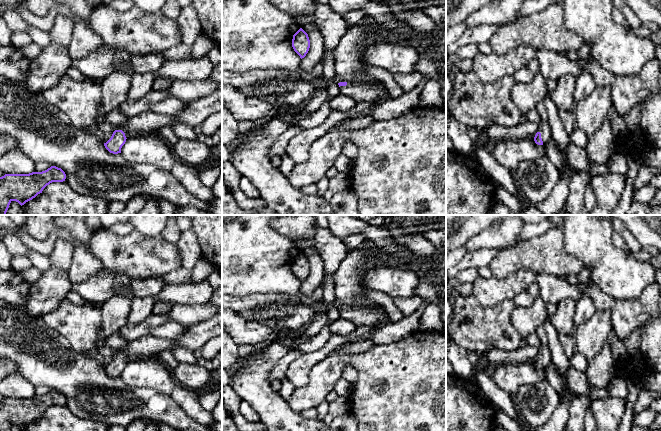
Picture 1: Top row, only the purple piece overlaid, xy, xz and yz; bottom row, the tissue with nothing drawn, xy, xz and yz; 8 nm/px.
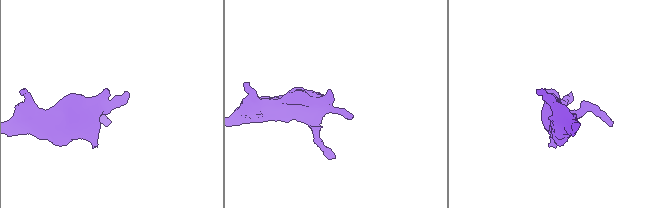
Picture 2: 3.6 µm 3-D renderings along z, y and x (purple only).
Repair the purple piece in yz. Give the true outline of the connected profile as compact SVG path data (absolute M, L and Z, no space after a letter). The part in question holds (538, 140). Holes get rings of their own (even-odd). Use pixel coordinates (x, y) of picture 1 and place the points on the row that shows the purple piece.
M541 121L538 124L538 130L534 137L534 141L538 145L546 144L550 139L551 136L551 129L548 122Z

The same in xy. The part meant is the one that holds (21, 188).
M56 166L42 172L5 174L0 177L0 215L6 215L12 201L22 206L42 193L50 183L63 182L65 179L65 172Z

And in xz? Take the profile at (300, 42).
M300 28L293 35L292 47L301 59L304 58L308 53L310 48L310 40L308 34L302 28Z

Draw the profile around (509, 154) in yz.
M534 138L516 141L494 141L492 156L503 167L514 171L524 161L547 155L545 144L538 145Z

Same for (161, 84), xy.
M158 78L154 81L152 90L164 91L169 89L173 84L173 80L170 78Z

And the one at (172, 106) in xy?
M169 96L159 103L150 105L149 111L177 117L180 113L182 113L186 104L187 102L177 97Z

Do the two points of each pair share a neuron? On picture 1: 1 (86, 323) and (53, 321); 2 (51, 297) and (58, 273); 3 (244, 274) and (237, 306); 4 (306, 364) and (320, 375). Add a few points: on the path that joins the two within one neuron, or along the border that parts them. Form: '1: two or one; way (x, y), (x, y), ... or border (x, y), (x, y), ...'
1: one; way (78, 323), (68, 319), (61, 319)
2: one; way (51, 291), (56, 279)
3: two; border (262, 293), (232, 296)
4: two; border (327, 354), (311, 368), (309, 380), (297, 387)

